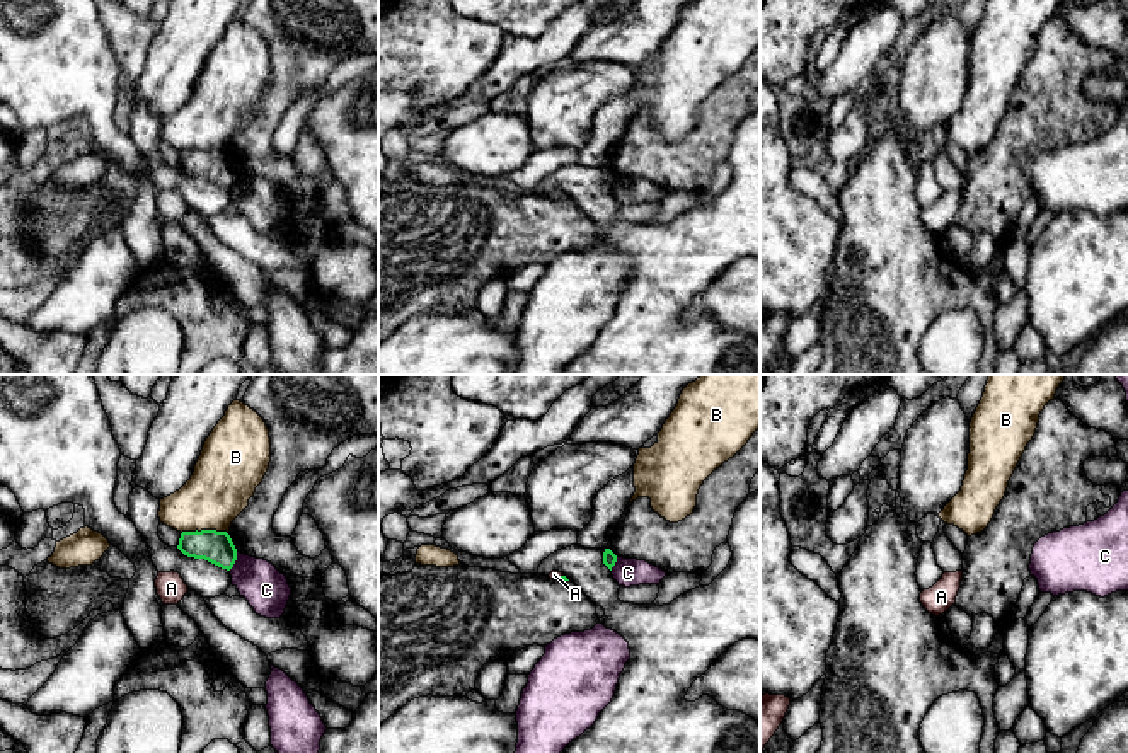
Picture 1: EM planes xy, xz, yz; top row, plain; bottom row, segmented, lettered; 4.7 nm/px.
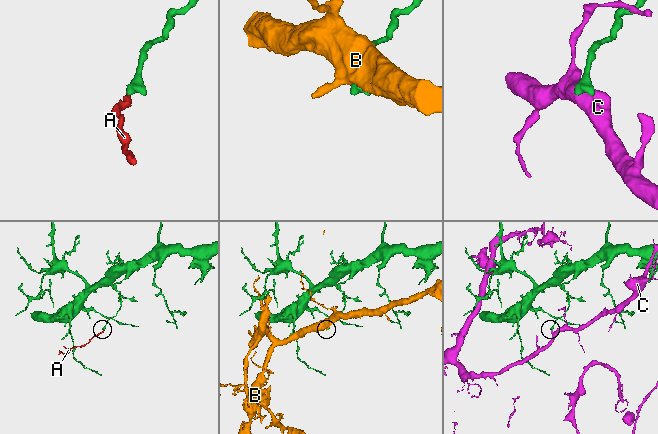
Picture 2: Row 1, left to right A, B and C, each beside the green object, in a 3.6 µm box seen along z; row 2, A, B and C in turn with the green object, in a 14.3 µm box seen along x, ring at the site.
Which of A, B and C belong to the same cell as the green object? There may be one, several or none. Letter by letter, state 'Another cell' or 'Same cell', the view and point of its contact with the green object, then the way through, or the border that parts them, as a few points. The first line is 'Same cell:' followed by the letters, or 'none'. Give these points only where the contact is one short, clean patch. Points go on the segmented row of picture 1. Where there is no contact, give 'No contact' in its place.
Same cell: A
A: Same cell. Touches green at xz (561, 576). Path across: xz (563, 578), (561, 576), (554, 574)
B: Another cell. Touches green at xy (203, 530)
C: Another cell. Touches green at xy (235, 559). Boundary: xy (237, 552), (237, 559), (229, 569)

